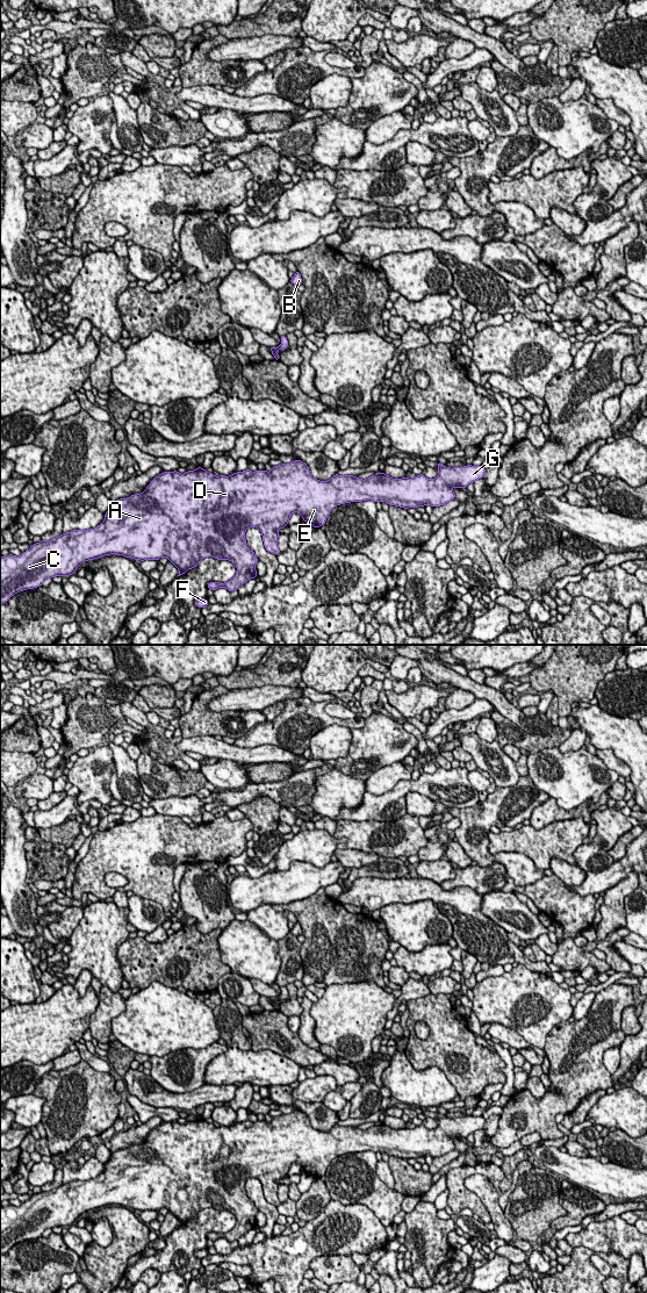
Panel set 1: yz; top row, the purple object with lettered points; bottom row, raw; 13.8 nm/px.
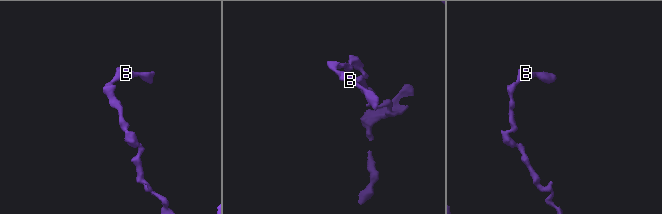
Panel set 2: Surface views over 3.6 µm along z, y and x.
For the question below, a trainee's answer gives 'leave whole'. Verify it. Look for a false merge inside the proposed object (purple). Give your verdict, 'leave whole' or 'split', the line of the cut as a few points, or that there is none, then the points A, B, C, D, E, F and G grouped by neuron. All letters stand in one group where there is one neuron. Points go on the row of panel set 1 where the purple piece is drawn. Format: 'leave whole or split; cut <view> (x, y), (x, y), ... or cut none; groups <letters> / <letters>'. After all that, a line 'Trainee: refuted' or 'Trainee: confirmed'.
split; cut yz (444, 466), (438, 469); groups A C D E F G / B
Trainee: refuted

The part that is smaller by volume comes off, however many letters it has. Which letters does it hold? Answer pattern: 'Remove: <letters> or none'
Remove: B

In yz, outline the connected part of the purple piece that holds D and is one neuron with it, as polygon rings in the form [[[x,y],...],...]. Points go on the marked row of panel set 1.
[[[301,460],[274,466],[269,472],[252,472],[247,468],[230,476],[215,476],[202,467],[185,474],[178,470],[163,472],[143,493],[112,502],[105,520],[96,527],[73,530],[48,541],[33,544],[20,556],[1,556],[0,605],[20,591],[38,588],[49,577],[70,576],[82,562],[113,553],[141,561],[158,561],[165,556],[178,568],[178,576],[195,568],[204,558],[229,560],[237,568],[236,575],[228,582],[213,581],[207,587],[213,591],[225,588],[231,592],[257,577],[258,559],[245,539],[249,527],[257,527],[261,532],[267,552],[279,554],[278,531],[288,524],[293,512],[300,513],[304,522],[316,529],[325,525],[335,507],[351,502],[371,500],[404,509],[426,504],[440,507],[455,498],[453,487],[467,488],[469,483],[482,479],[484,472],[482,465],[455,468],[444,466],[434,479],[427,479],[424,474],[414,479],[393,479],[379,472],[366,480],[335,474],[329,481],[321,481],[311,476],[309,467]]]

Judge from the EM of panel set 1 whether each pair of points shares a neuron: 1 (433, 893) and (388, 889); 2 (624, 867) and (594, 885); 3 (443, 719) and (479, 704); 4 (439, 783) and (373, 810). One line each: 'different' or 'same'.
1: same
2: same
3: same
4: same

